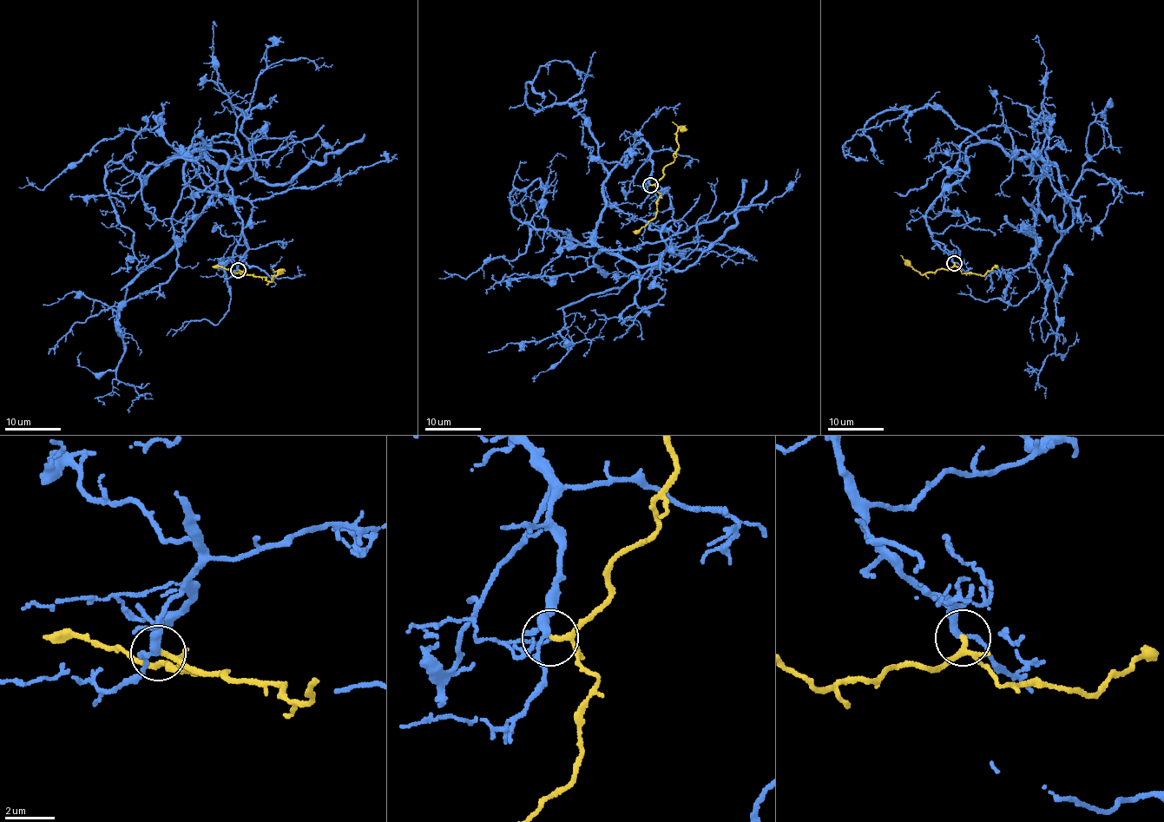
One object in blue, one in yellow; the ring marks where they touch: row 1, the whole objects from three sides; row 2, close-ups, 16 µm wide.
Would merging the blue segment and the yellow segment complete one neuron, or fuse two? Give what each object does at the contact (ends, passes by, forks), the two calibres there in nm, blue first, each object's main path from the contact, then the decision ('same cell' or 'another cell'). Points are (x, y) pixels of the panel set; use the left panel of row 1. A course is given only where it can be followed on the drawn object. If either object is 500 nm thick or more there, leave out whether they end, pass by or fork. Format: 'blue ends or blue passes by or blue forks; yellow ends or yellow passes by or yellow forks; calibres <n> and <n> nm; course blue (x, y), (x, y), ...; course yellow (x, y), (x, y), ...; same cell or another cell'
blue passes by; yellow passes by; calibres 260 and 150 nm; course blue (238, 270), (228, 157), (185, 151), (218, 170), (215, 193), (117, 312), (128, 412); course yellow (238, 270), (266, 278), (269, 282), (277, 274), (271, 270); same cell

